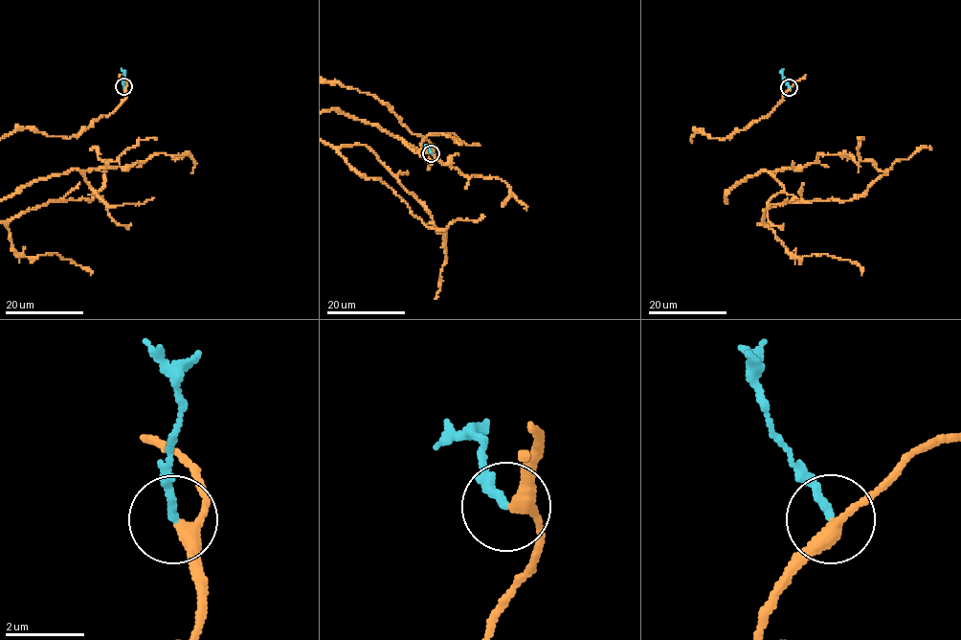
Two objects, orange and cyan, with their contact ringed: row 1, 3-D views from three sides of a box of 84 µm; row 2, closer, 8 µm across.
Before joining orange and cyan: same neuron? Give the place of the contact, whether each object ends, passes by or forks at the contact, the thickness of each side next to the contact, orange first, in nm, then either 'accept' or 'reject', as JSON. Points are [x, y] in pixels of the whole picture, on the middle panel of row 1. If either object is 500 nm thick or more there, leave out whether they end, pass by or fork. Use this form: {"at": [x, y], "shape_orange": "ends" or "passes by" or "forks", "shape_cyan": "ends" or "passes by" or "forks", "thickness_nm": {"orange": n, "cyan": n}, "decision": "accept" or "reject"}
{"at": [431, 153], "shape_orange": "passes by", "shape_cyan": "ends", "thickness_nm": {"orange": 320, "cyan": 200}, "decision": "accept"}

